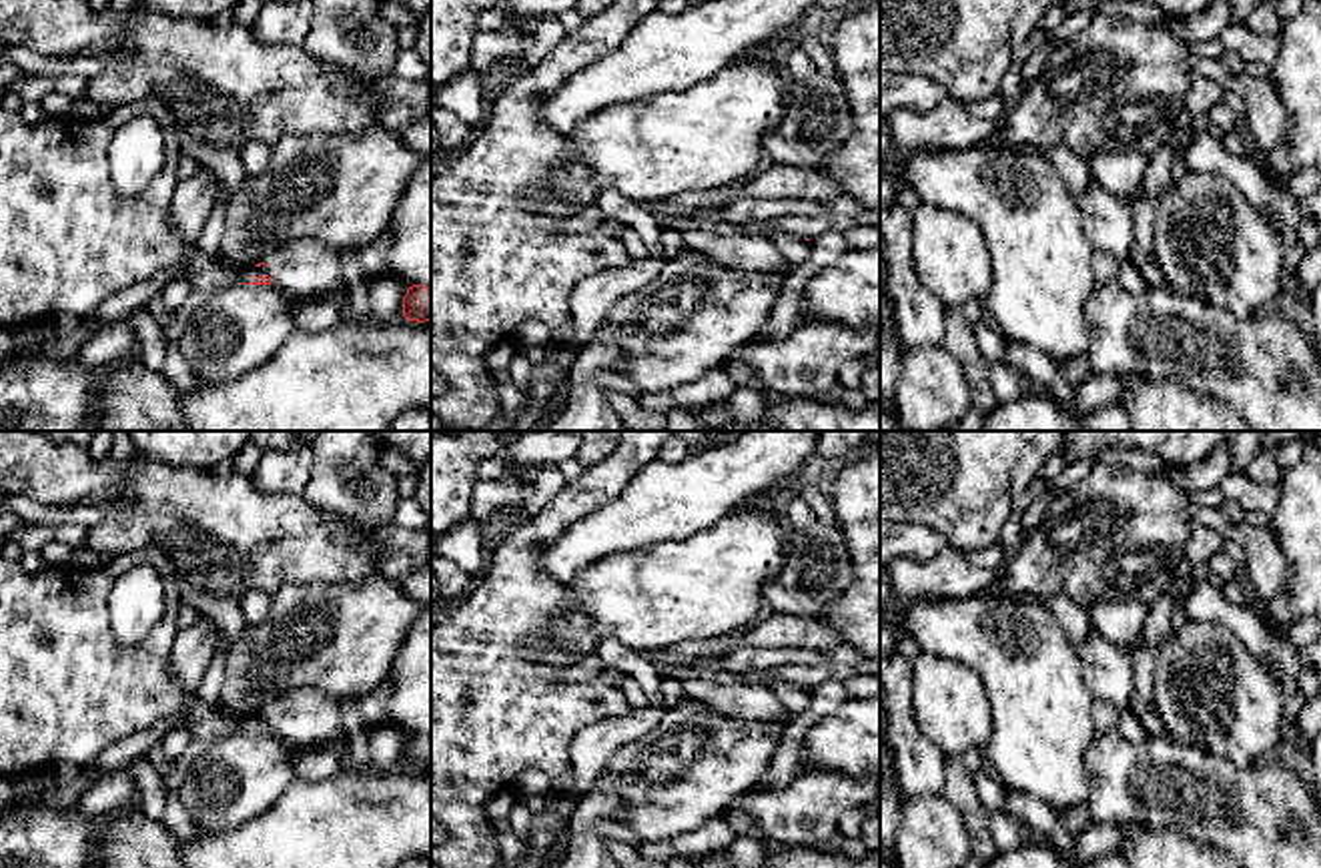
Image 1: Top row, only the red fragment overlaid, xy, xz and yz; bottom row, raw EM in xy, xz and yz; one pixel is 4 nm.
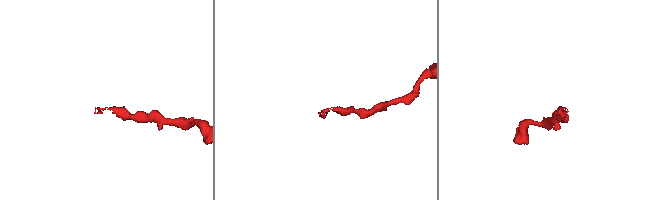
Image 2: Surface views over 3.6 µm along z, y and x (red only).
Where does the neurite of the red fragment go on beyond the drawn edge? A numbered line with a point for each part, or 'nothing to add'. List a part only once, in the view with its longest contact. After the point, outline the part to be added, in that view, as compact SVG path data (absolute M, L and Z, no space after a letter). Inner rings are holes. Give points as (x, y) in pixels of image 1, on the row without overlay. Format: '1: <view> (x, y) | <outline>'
1: xy (203, 720) | M196 694L184 696L180 708L176 708L168 718L178 720L178 728L186 728L192 738L218 740L243 732L255 732L259 724L267 726L269 720L261 716L227 716L214 704L198 698Z

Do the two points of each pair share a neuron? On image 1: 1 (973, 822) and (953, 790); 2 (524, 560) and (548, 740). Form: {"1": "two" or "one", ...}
{"1": "one", "2": "one"}

